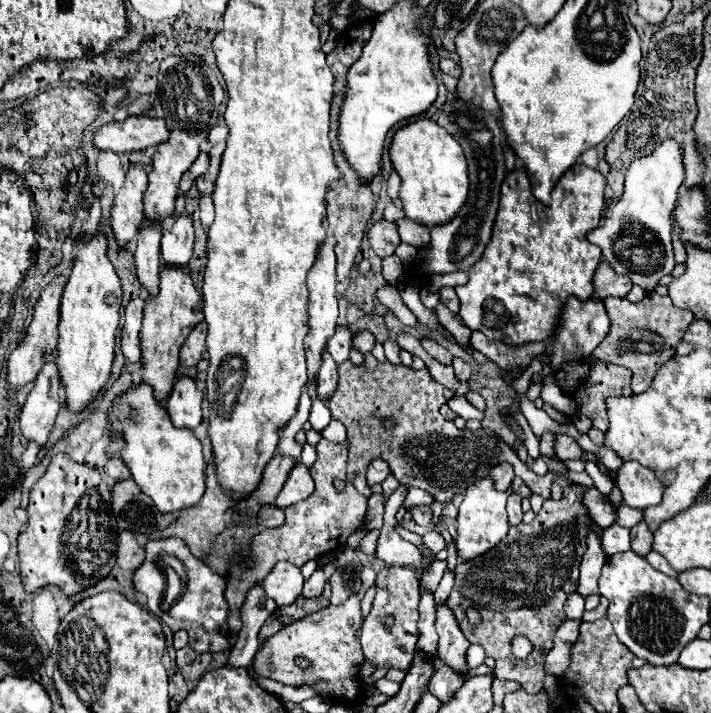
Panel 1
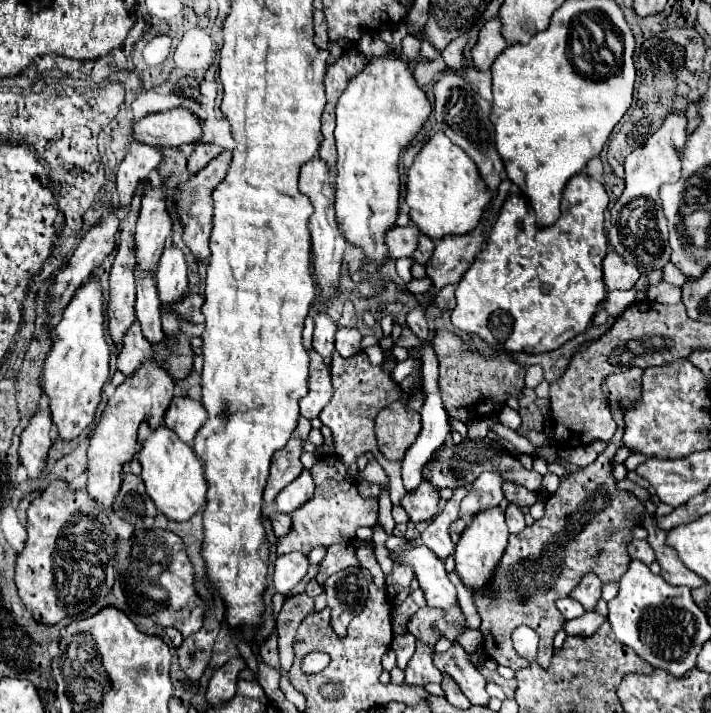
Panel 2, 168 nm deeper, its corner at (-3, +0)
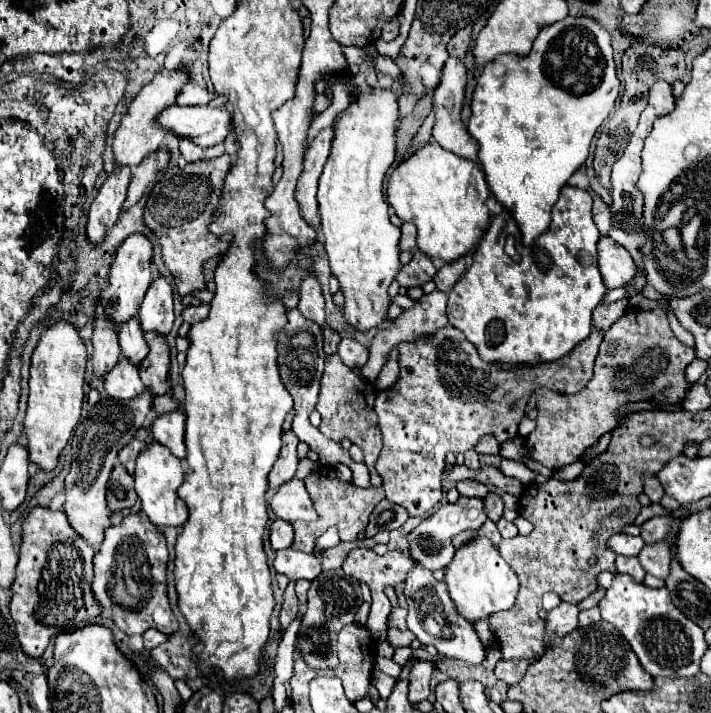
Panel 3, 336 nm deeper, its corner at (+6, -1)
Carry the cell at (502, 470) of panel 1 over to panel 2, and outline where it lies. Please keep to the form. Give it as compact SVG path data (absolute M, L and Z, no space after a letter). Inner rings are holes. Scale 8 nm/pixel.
M485 472L481 474L473 484L471 484L471 490L469 494L463 498L461 502L461 510L459 514L477 514L485 508L491 508L491 506L499 506L499 502L503 500L503 480L501 480L501 474L499 472Z

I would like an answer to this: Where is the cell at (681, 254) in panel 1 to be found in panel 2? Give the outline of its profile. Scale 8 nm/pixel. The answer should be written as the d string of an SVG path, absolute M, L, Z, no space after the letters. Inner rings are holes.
M667 264L667 266L663 268L663 280L669 282L669 284L673 284L673 286L683 286L683 282L685 282L687 278L685 278L685 274L683 274L675 264Z

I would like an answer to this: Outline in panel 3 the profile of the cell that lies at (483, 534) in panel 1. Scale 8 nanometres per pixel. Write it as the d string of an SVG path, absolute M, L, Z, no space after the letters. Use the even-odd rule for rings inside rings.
M476 537L472 543L456 551L454 559L446 567L444 581L456 611L472 625L482 619L488 619L496 611L514 607L520 589L520 581L516 573L508 567L508 563L500 557L498 549L486 537Z

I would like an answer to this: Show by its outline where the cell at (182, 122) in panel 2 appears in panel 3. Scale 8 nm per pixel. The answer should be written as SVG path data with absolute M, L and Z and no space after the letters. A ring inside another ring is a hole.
M192 105L170 107L160 113L158 123L178 137L188 137L200 147L212 147L222 143L232 127L232 115L226 107L216 105Z

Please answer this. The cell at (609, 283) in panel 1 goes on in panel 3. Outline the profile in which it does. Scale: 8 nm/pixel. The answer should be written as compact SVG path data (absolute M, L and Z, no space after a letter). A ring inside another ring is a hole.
M600 237L598 241L598 267L608 289L622 287L636 273L630 253L610 237Z

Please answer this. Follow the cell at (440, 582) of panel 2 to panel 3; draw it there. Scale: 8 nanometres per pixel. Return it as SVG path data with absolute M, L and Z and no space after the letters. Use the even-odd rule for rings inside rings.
M420 565L408 571L408 577L404 581L404 595L412 601L408 603L408 629L416 635L416 639L422 645L432 645L438 651L438 657L444 659L460 659L470 665L480 665L486 659L486 647L478 639L472 625L456 613L456 607L452 605L444 581L436 581L432 573ZM426 621L434 621L440 629L426 629Z

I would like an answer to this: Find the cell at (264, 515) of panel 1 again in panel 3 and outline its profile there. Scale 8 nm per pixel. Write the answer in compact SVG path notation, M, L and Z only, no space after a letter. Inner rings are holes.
M276 519L270 527L270 541L272 541L272 549L280 551L280 549L288 549L292 547L294 541L294 529L290 523Z

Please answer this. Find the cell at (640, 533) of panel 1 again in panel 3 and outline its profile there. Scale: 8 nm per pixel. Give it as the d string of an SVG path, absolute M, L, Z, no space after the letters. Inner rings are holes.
M618 555L616 557L616 571L618 573L622 573L622 575L630 575L630 577L634 577L634 581L644 581L644 569L640 567L640 563L638 563L638 557L622 557L622 555Z

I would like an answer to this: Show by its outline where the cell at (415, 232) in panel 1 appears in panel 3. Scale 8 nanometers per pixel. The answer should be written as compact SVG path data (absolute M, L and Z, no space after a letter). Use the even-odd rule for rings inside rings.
M416 249L412 261L404 265L396 275L396 281L402 287L422 287L424 283L432 281L434 275L436 275L436 267L432 265L432 259Z

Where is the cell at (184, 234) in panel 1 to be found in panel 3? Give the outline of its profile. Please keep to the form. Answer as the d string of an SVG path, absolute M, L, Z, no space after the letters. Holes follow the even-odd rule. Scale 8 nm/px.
M156 277L142 301L138 321L142 331L154 331L158 335L168 335L174 323L172 305L172 285L164 277Z

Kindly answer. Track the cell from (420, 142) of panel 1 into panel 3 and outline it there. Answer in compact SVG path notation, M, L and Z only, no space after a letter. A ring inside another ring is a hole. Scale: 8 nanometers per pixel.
M428 143L416 153L412 153L406 161L402 161L396 171L388 179L388 189L386 189L386 203L396 211L396 215L402 221L410 221L418 229L418 249L428 255L428 257L438 257L446 263L452 263L460 257L464 257L484 235L484 229L490 223L488 209L486 209L486 199L490 197L484 173L478 163L458 157L446 149L442 149L436 143Z

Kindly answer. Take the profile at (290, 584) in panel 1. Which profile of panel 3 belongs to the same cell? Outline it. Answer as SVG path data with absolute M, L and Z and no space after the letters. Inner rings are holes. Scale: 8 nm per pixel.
M282 549L276 553L274 569L276 573L284 573L290 581L298 581L298 579L314 581L322 573L322 561L320 557L312 553L302 553L296 549Z

